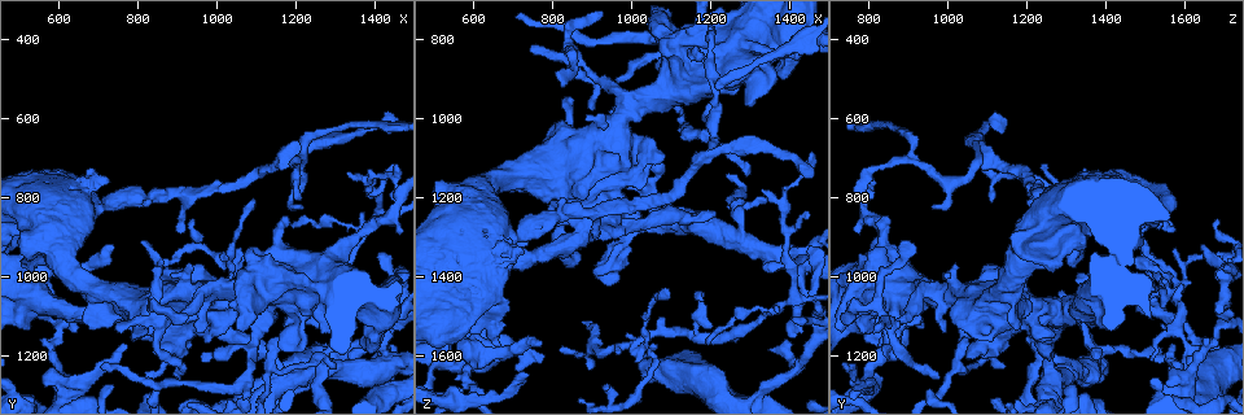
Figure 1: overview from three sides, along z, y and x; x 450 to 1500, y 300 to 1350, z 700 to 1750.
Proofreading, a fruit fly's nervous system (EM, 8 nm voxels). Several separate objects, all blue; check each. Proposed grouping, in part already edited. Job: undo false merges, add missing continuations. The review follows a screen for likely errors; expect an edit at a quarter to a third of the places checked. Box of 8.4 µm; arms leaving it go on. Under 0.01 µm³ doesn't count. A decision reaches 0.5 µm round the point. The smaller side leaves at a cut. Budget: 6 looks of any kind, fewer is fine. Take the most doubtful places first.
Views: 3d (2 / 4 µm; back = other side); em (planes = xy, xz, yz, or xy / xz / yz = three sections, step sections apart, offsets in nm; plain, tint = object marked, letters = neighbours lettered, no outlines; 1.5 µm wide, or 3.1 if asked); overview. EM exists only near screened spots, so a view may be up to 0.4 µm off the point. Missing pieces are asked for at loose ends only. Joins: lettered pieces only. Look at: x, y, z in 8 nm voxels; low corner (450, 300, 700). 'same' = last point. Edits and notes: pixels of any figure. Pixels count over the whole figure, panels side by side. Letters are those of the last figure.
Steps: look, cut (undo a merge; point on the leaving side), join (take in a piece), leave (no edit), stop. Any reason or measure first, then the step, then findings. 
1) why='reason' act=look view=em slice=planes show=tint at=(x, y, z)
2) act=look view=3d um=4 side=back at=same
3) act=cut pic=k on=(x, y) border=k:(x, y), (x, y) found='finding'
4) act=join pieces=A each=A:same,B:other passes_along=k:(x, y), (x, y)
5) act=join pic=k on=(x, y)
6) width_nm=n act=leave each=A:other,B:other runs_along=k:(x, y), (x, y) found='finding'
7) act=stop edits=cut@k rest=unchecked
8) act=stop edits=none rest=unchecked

why='free end' act=look view=em slice=xz step=4 show=letters at=(910, 895, 1295)

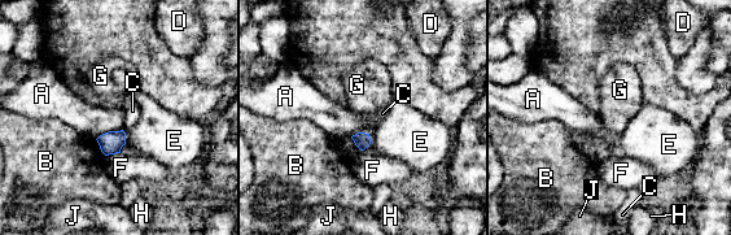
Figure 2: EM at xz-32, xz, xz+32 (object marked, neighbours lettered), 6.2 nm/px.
why='another direction' act=look view=em slice=planes show=letters at=same

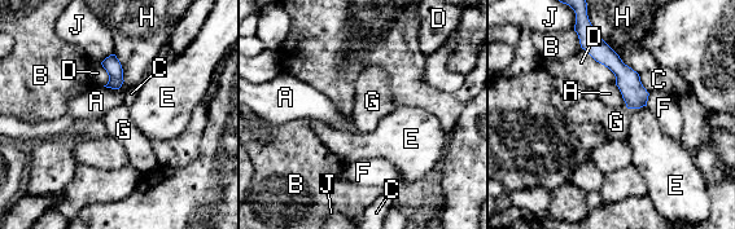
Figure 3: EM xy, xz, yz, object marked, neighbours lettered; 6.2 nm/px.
longest_contact=D:320nm act=leave each=A:other,B:other,C:other,D:other,E:other,F:other,G:other,H:other,J:other border=3:(646, 105), (630, 109) found='no lettered piece goes on from it'

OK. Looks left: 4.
why='three-way junction' act=look view=3d um=4 side=back at=(1215, 705, 920)

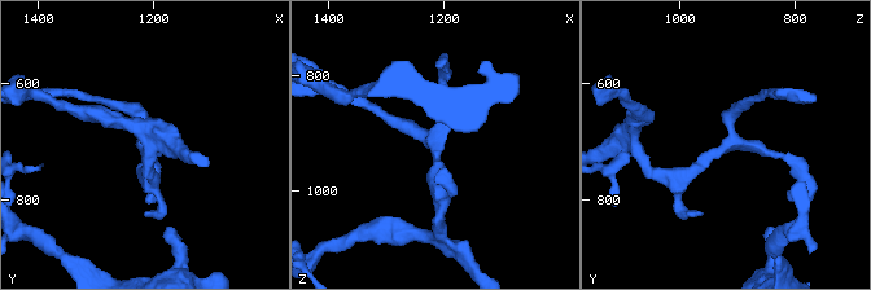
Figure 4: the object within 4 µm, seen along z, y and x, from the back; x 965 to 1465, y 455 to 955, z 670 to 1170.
arms=3 why='need the tissue' act=look view=em slice=xz step=8 show=tint at=(1220, 705, 920)

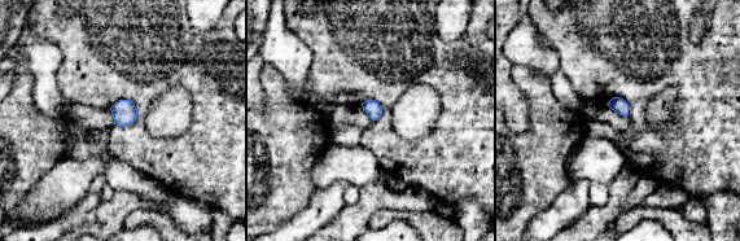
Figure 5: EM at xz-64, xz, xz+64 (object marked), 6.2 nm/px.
act=look view=em slice=xy step=4 show=letters at=same

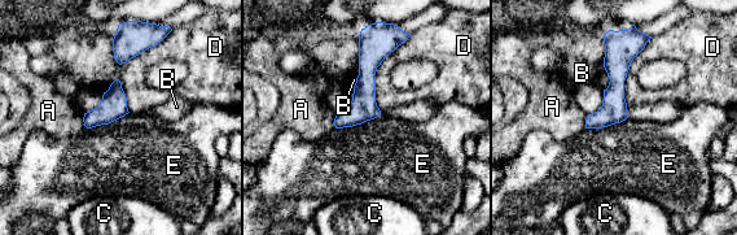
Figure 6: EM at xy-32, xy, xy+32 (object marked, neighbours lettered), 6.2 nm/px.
width_nm=160 act=leave each=A:other,B:other,C:other,D:other,E:other found='continuous, no second neuron'

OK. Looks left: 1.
act=stop edits=none rest=unchecked

